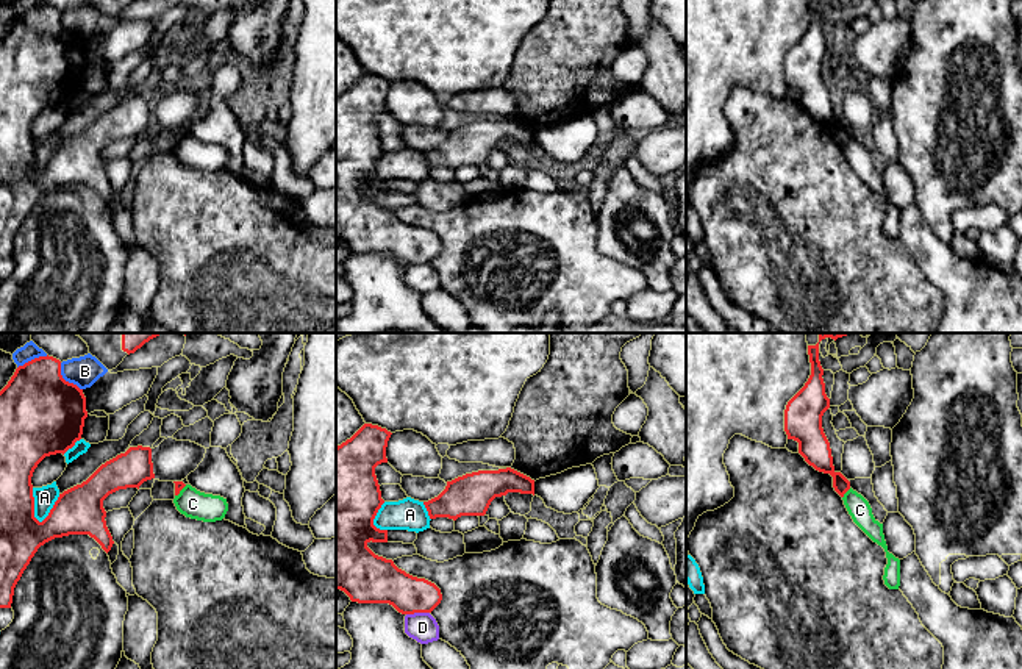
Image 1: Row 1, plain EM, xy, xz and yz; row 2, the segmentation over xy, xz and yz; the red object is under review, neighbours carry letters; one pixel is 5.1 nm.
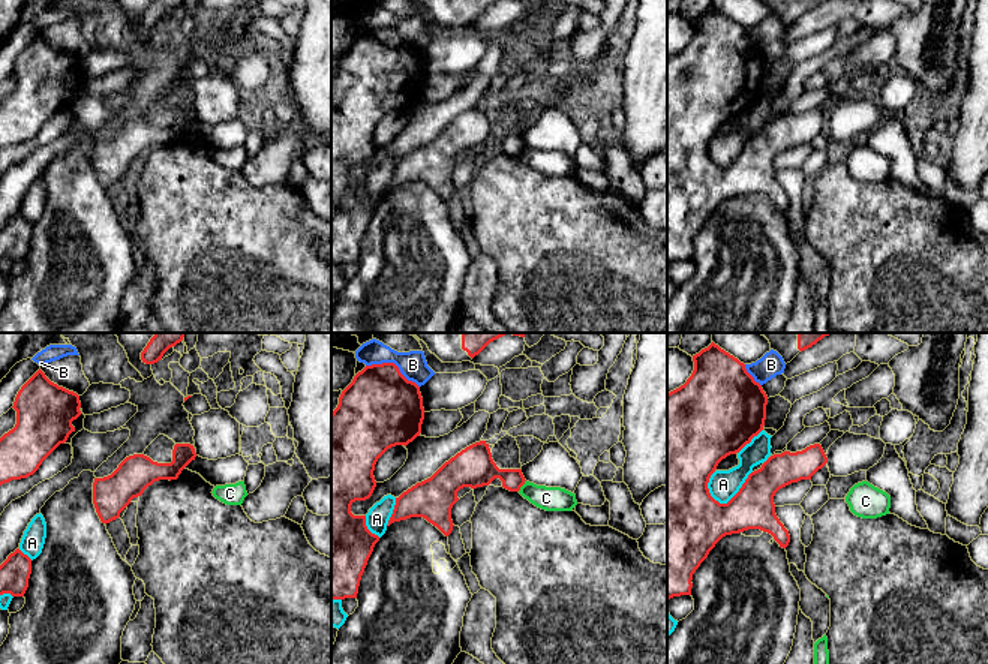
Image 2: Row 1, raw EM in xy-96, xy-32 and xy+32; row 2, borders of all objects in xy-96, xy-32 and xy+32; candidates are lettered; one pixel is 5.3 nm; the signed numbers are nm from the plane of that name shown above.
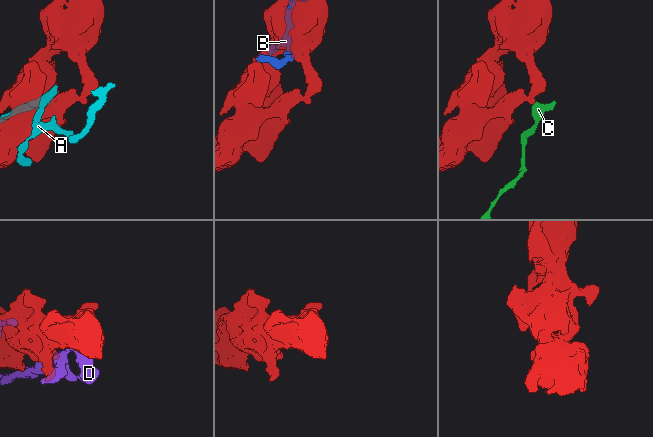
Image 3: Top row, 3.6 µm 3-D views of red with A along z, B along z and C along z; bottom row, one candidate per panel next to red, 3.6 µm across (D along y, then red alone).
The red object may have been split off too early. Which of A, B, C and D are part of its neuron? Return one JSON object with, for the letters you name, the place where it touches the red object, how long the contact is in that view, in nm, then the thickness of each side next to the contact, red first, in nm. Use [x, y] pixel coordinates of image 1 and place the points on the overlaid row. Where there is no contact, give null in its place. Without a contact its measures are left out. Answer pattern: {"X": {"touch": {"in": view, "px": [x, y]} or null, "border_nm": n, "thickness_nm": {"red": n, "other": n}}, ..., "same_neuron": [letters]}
{"same_neuron": []}

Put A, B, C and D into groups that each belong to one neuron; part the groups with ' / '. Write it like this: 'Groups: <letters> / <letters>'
Groups: A B / C / D

